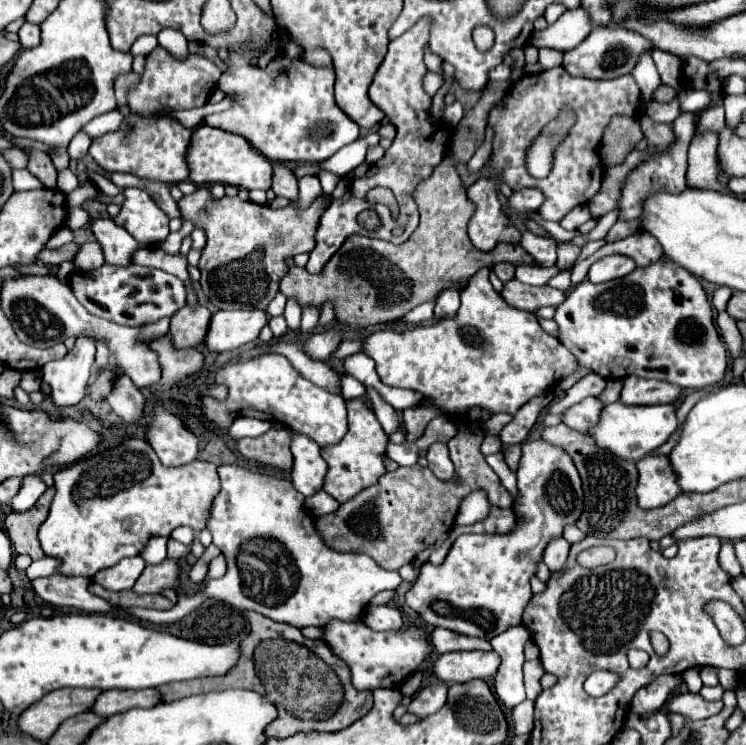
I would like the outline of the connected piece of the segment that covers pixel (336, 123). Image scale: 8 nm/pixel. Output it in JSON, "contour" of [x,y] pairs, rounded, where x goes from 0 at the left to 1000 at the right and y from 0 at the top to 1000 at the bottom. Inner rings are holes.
{"contour":[[[324,60],[306,66],[306,77],[300,79],[303,98],[298,98],[292,119],[300,122],[303,130],[311,130],[314,141],[300,152],[279,154],[273,160],[276,168],[324,181],[346,205],[367,219],[432,219],[456,197],[483,184],[483,170],[450,141],[445,90],[421,90],[405,79],[394,79],[394,87],[381,87],[381,77],[375,71],[370,71],[357,90],[349,90],[346,79],[354,71],[362,71],[362,63],[343,66],[340,60]]]}

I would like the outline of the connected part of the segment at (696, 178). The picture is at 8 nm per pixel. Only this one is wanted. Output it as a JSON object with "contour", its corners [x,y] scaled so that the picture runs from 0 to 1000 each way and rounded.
{"contour":[[[944,179],[932,181],[922,199],[922,232],[920,243],[925,251],[944,251],[968,259],[979,259],[976,251],[962,248],[960,243],[960,181]]]}

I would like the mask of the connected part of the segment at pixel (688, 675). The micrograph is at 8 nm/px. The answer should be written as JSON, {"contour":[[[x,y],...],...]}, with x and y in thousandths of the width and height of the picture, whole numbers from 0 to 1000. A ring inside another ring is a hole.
{"contour":[[[922,898],[914,903],[914,914],[920,918],[922,928],[936,930],[941,925],[941,914],[933,898]]]}

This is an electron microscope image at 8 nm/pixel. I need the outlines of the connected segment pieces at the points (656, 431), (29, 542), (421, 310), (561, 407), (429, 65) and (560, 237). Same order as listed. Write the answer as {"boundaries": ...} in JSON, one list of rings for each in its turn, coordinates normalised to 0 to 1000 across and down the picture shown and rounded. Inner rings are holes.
{"boundaries":[[[[828,537],[807,549],[804,565],[786,581],[796,589],[799,600],[818,605],[828,616],[858,619],[866,608],[890,597],[895,587],[906,579],[906,573],[909,562],[903,544],[839,544]]],[[[64,654],[64,659],[56,664],[56,670],[51,670],[51,675],[40,686],[32,686],[29,691],[13,689],[8,694],[5,707],[8,707],[8,715],[11,715],[21,742],[35,742],[43,750],[59,748],[59,740],[51,729],[51,710],[64,694],[72,662],[75,662],[75,656]]],[[[571,404],[571,407],[555,412],[542,426],[542,431],[550,431],[550,434],[566,434],[566,431],[574,431],[574,428],[579,428],[579,404]]],[[[791,501],[791,503],[780,506],[767,522],[761,522],[755,536],[745,538],[743,542],[739,541],[732,552],[735,556],[755,554],[759,552],[759,546],[764,546],[764,544],[769,544],[769,541],[775,541],[775,538],[780,538],[791,530],[802,533],[810,522],[812,522],[812,509],[807,509],[799,501]]],[[[574,66],[568,68],[568,85],[571,85],[571,93],[574,93],[574,95],[582,95],[582,98],[598,103],[595,95],[592,95],[592,79],[590,79],[587,74],[582,74],[582,71],[576,71]]],[[[718,285],[709,286],[710,294],[717,295],[725,302],[729,307],[732,307],[740,317],[743,317],[749,325],[765,323],[771,317],[777,315],[775,309],[772,310],[759,310],[755,307],[749,299],[732,297],[725,291],[721,291]]]]}

